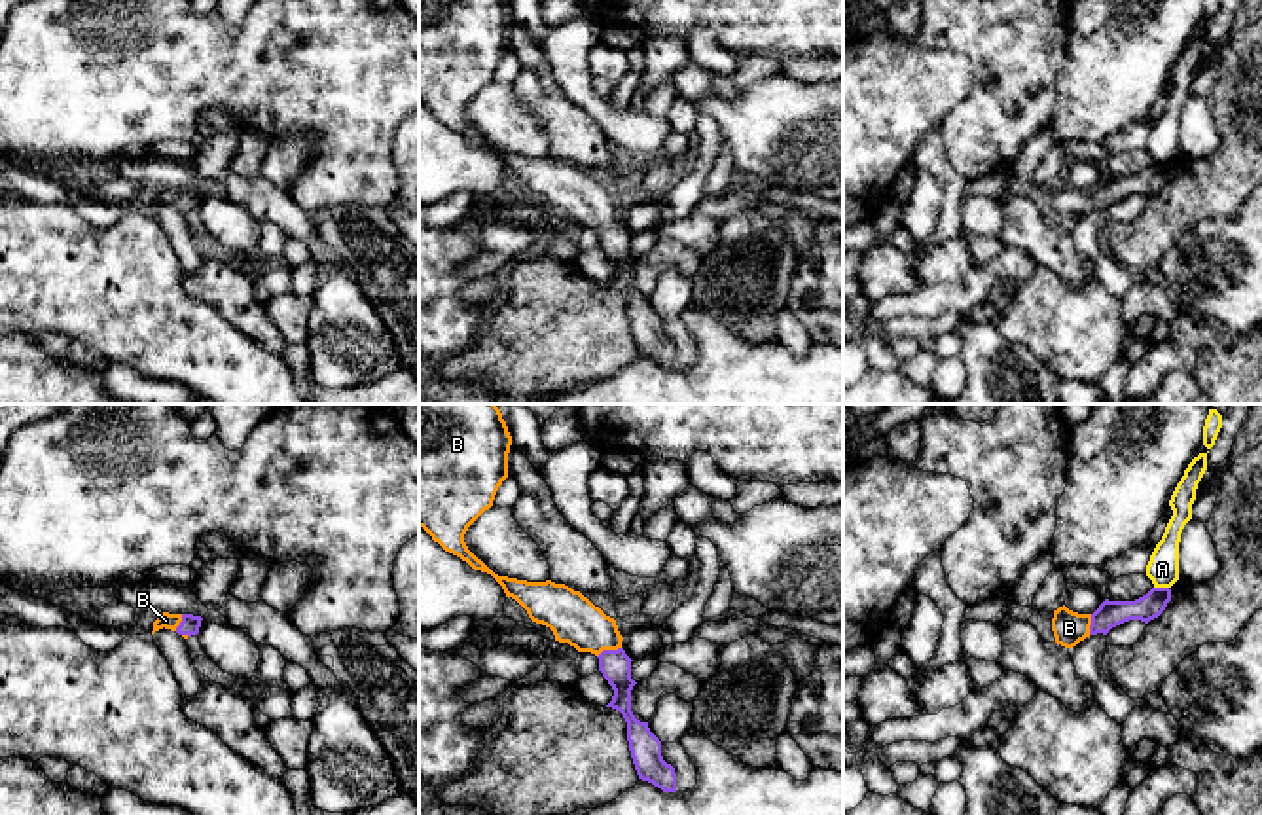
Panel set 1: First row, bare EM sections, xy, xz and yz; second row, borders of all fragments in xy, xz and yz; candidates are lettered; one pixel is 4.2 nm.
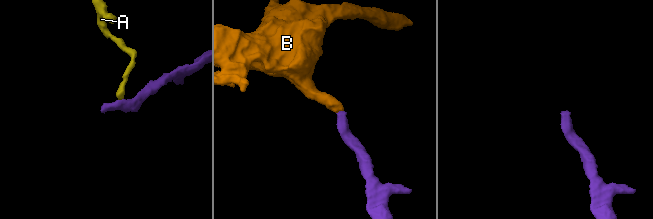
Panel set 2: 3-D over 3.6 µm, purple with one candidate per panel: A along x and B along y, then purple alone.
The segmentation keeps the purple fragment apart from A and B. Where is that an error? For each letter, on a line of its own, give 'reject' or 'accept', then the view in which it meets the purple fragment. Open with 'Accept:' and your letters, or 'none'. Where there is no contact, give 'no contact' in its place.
Accept: B
A: reject; meets purple in yz
B: accept; meets purple in xz

